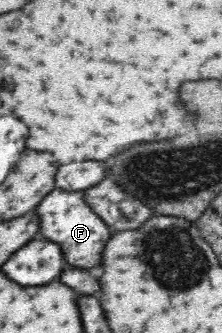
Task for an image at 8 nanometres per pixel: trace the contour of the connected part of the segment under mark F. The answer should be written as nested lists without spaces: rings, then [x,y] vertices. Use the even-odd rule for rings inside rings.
[[[53,190],[45,200],[37,206],[37,214],[41,218],[41,234],[47,240],[53,240],[61,244],[61,250],[65,254],[65,260],[71,266],[79,268],[95,268],[101,264],[103,248],[111,236],[109,226],[93,211],[85,202],[83,192],[65,192],[65,190]]]

